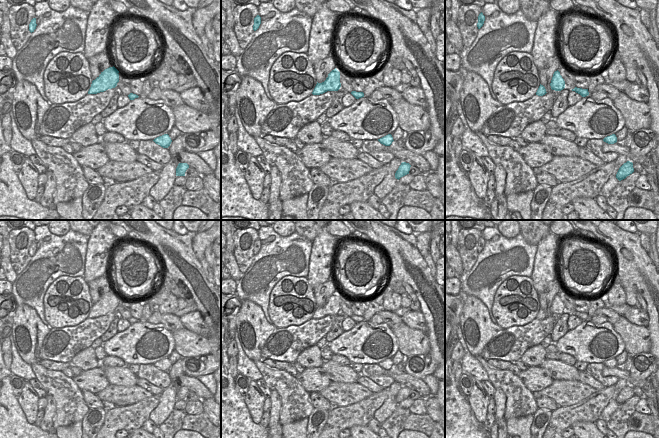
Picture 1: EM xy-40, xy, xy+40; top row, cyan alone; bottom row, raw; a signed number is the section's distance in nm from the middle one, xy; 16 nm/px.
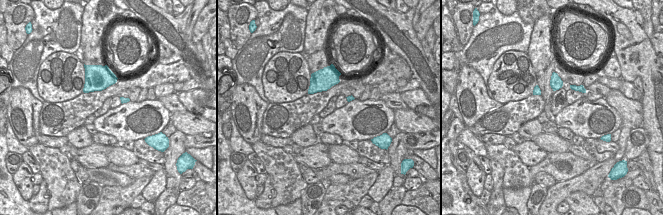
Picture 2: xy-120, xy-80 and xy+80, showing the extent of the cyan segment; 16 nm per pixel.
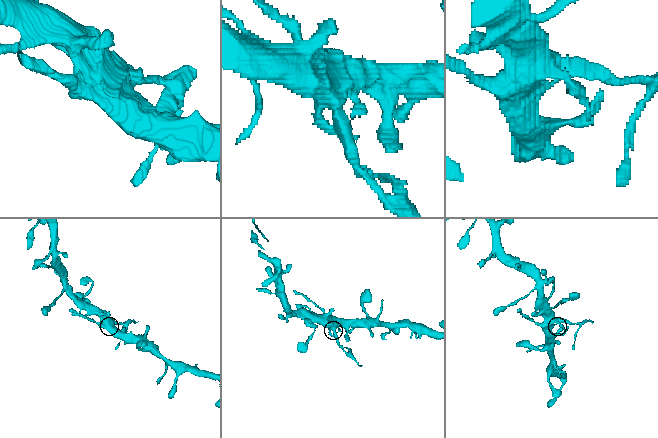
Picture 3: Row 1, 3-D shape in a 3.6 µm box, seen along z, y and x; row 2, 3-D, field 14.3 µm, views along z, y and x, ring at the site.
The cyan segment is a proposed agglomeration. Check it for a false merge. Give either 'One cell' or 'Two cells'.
Two cells

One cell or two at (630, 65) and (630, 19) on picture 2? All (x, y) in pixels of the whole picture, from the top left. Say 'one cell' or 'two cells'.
one cell

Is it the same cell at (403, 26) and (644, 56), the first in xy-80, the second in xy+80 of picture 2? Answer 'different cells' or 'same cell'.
same cell

